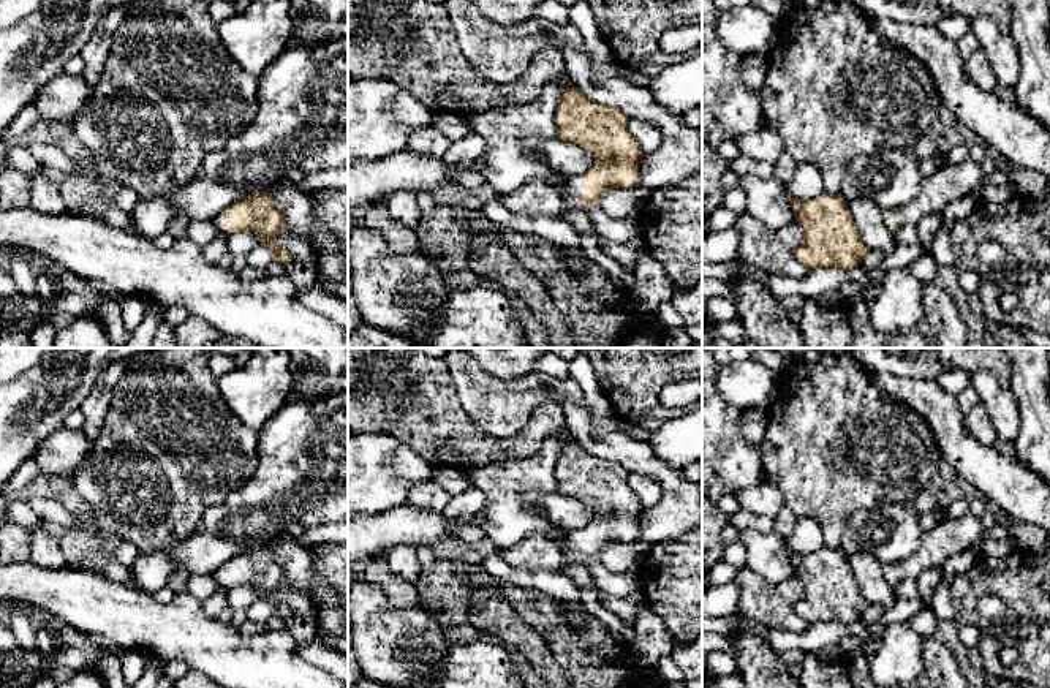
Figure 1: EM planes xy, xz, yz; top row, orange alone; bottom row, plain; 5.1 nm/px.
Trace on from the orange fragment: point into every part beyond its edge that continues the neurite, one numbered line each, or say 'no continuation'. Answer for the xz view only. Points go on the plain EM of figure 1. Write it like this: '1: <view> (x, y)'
1: xz (571, 557)

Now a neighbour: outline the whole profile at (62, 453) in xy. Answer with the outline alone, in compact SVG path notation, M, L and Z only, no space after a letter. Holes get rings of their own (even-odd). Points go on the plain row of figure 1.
M60 427L33 452L33 460L46 474L74 476L90 454L93 440L81 429Z

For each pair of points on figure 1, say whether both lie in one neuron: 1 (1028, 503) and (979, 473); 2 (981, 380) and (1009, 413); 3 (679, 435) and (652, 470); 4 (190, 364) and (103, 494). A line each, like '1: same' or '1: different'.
1: same
2: same
3: different
4: same

